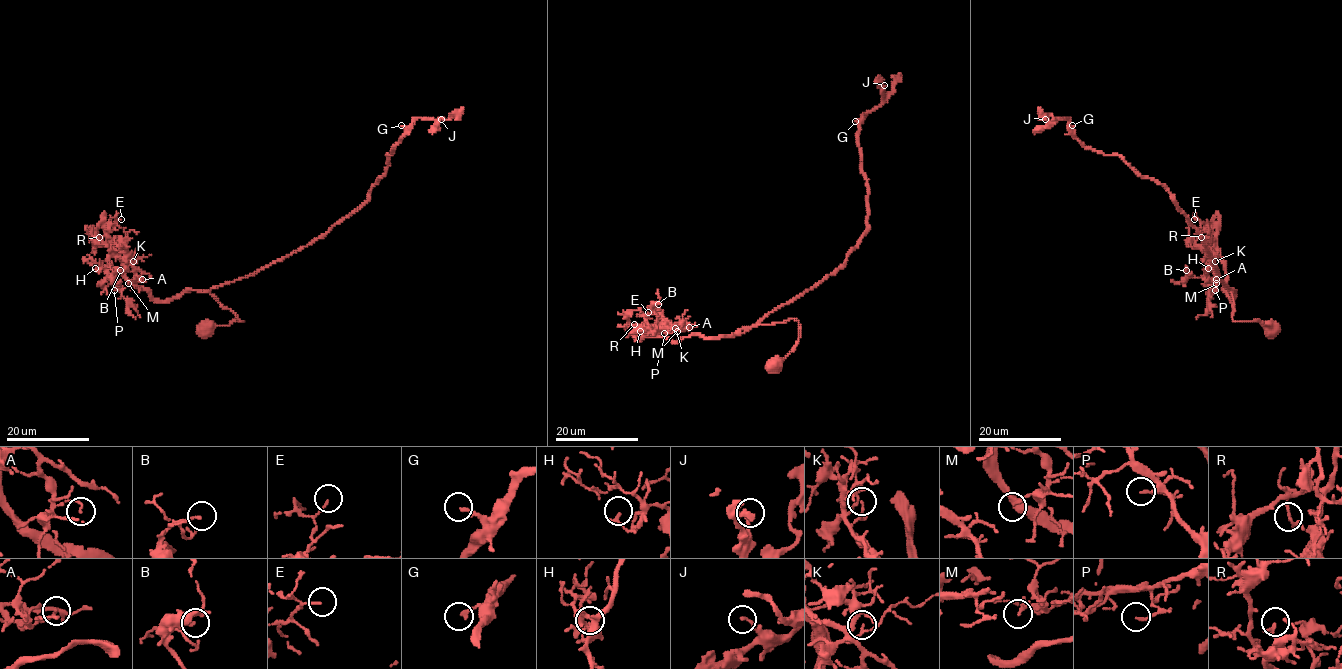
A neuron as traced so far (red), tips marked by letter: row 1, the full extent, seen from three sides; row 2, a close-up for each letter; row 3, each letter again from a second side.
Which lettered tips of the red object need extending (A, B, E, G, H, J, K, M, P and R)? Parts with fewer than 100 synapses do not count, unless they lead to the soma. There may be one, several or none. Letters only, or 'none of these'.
none of these

